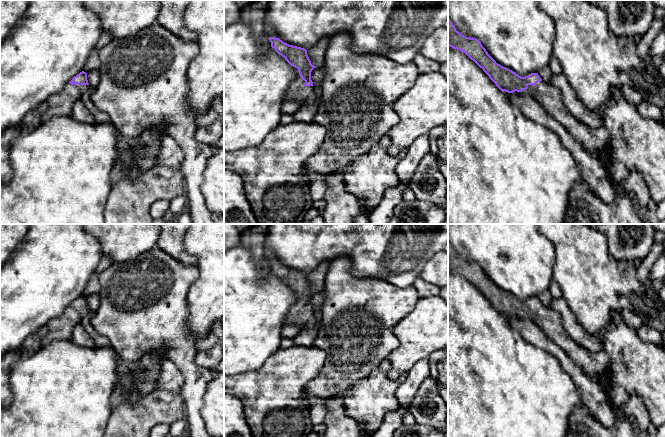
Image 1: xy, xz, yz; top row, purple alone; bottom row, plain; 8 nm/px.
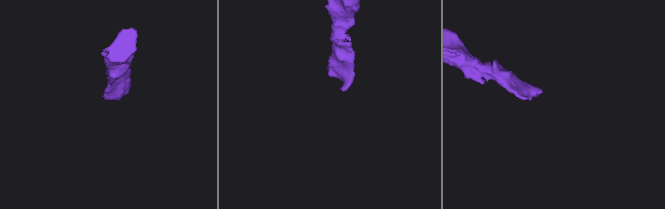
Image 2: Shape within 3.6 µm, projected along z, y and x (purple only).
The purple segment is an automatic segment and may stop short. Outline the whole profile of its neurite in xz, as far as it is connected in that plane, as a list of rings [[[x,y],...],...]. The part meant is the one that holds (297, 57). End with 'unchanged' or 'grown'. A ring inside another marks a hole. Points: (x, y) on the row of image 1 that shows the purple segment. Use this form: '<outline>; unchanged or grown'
[[[269,37],[271,47],[285,58],[285,60],[293,67],[298,69],[301,79],[305,81],[304,86],[313,86],[311,80],[311,72],[316,67],[311,64],[307,55],[307,50],[301,47],[289,45],[279,38]]]; unchanged

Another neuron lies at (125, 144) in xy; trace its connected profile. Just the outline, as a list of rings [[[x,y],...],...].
[[[121,136],[118,138],[118,154],[122,154],[125,152],[131,152],[132,147],[136,144],[138,144],[138,139],[136,138],[127,138],[124,136]]]

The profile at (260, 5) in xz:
[[[256,0],[242,11],[241,20],[250,25],[253,33],[259,37],[267,34],[265,15],[270,0]]]

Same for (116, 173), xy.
[[[117,160],[110,172],[110,178],[113,182],[116,182],[122,176],[123,176],[122,162],[120,160]]]

